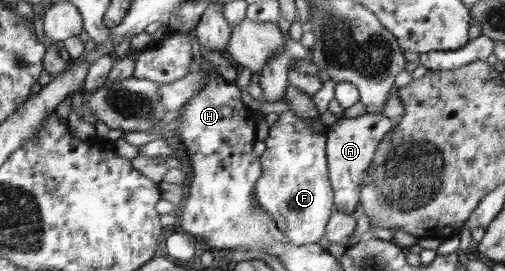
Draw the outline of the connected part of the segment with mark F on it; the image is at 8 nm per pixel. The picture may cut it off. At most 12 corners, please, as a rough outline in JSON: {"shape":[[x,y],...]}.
{"shape":[[279,113],[256,204],[285,241],[326,236],[336,207],[327,130]]}

